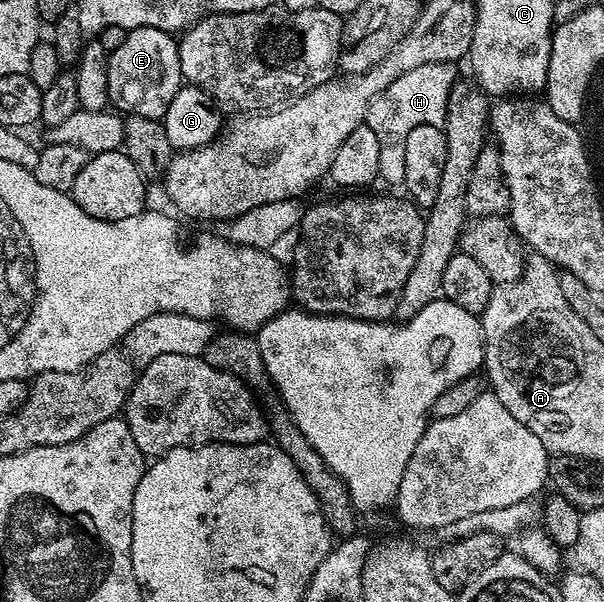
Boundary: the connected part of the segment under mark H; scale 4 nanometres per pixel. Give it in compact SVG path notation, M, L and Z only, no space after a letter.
M450 63L418 65L410 73L402 73L368 106L366 125L378 137L378 165L383 182L403 184L406 177L406 137L418 125L443 127L448 120L448 98L458 82L457 68Z

